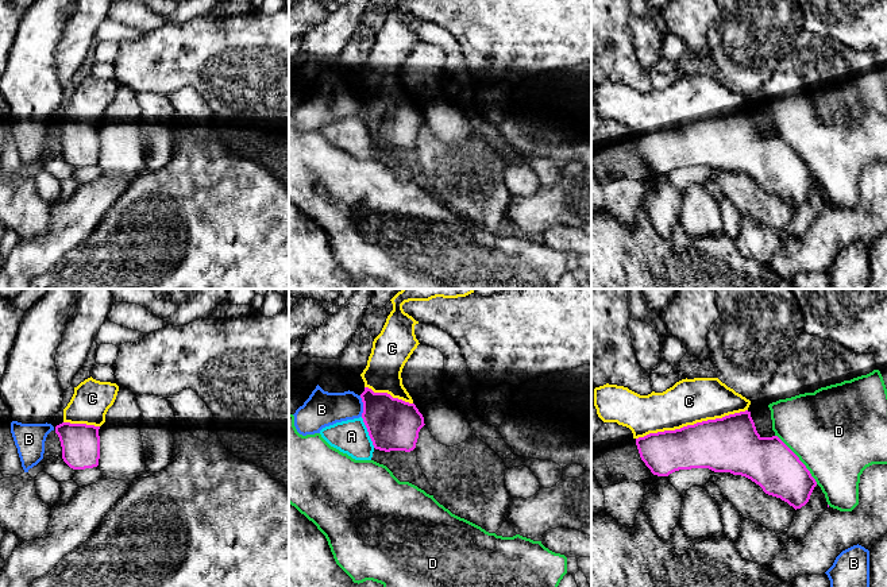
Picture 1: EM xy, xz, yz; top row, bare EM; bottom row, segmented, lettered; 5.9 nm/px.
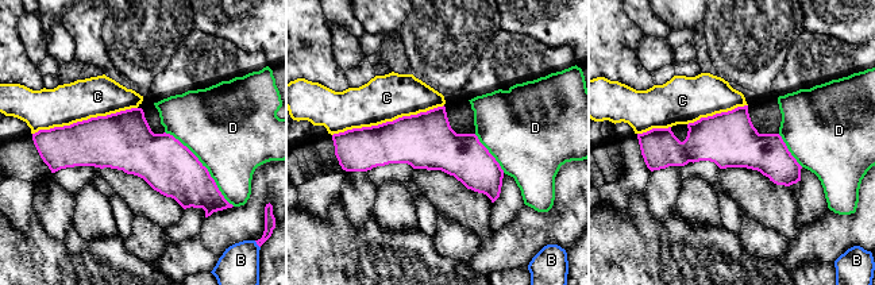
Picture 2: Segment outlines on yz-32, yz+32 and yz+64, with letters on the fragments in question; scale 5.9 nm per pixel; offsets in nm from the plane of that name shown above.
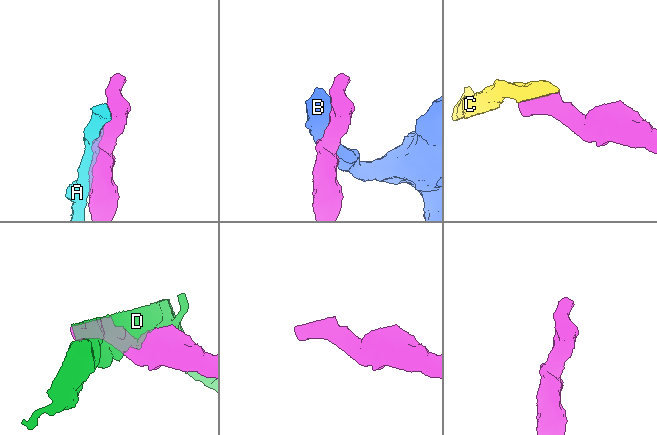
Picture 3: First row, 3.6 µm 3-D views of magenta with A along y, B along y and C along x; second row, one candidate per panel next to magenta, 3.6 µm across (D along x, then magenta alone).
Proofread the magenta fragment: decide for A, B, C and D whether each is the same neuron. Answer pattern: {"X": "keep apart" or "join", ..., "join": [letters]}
{"A": "keep apart", "B": "keep apart", "C": "join", "D": "keep apart", "join": ["C"]}

